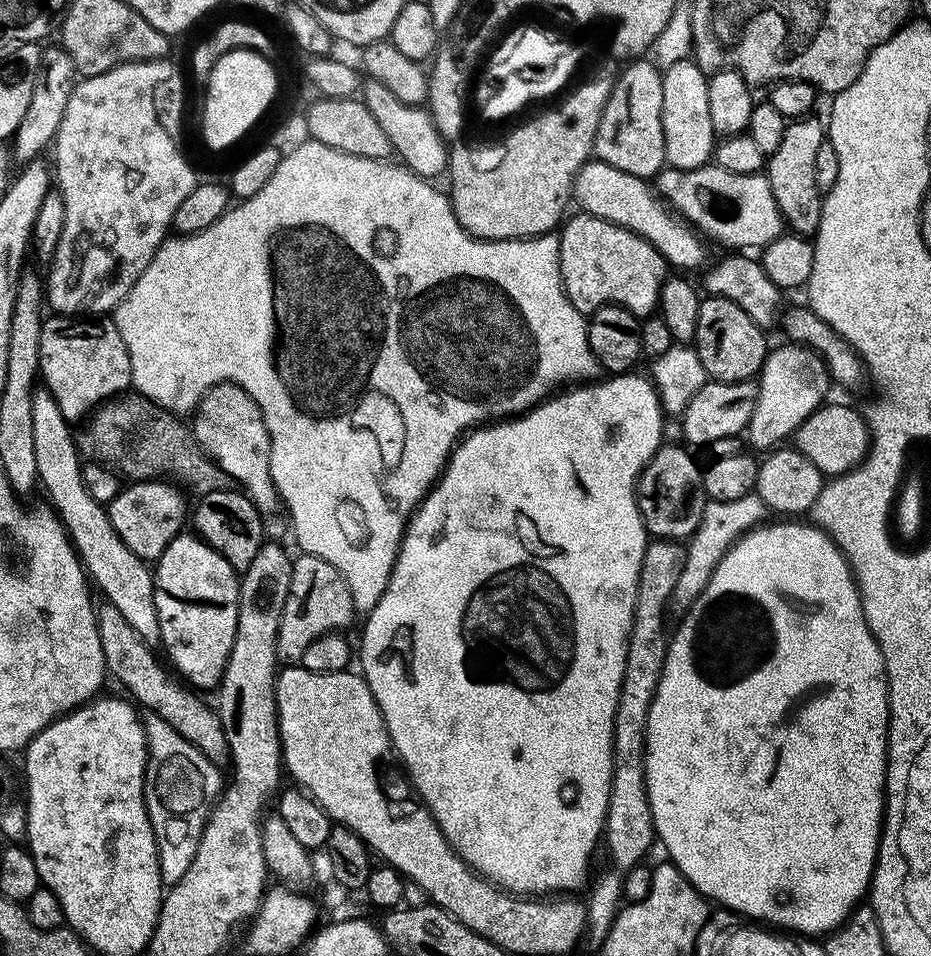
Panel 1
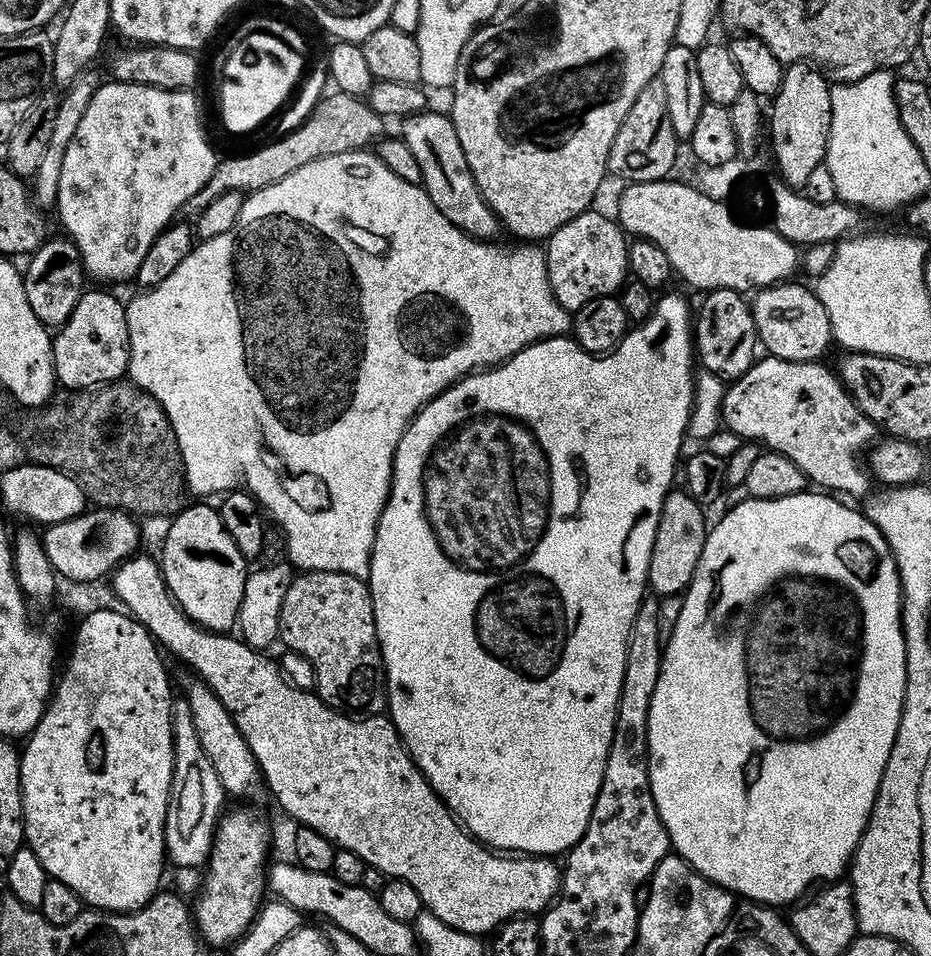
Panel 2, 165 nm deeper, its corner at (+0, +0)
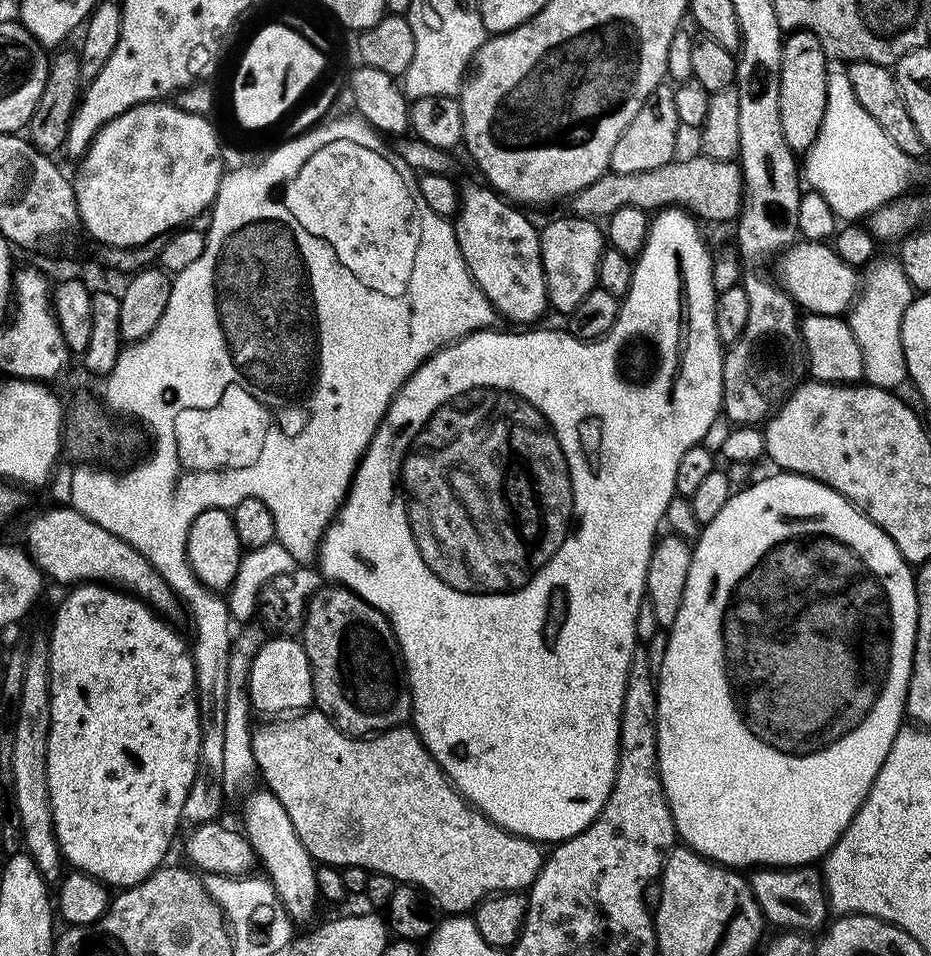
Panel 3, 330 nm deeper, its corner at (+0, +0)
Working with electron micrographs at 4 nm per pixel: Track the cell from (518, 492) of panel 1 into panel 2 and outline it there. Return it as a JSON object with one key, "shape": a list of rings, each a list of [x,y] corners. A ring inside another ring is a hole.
{"shape":[[[672,292],[669,296],[662,297],[661,300],[659,297],[652,305],[652,313],[629,330],[618,347],[613,348],[607,354],[587,352],[576,343],[575,339],[567,335],[551,336],[549,340],[538,340],[535,344],[526,346],[522,351],[514,353],[509,360],[489,367],[487,370],[477,370],[463,376],[461,380],[450,385],[445,392],[438,393],[429,404],[421,406],[420,411],[404,429],[402,438],[398,442],[392,463],[392,489],[388,491],[388,501],[384,503],[384,509],[376,527],[372,561],[366,577],[366,583],[372,589],[374,622],[384,659],[384,683],[388,685],[386,712],[393,726],[398,730],[404,749],[412,756],[412,761],[420,767],[421,774],[428,779],[428,784],[439,794],[442,803],[468,829],[471,836],[475,836],[489,849],[499,850],[504,854],[555,857],[556,852],[564,854],[569,848],[573,848],[582,838],[590,822],[590,814],[598,798],[598,790],[602,786],[602,774],[606,770],[606,758],[614,734],[616,707],[622,690],[622,678],[628,653],[628,635],[636,612],[640,609],[640,602],[646,595],[650,554],[654,546],[654,534],[658,530],[662,502],[673,487],[672,475],[675,472],[677,475],[678,472],[678,461],[681,459],[680,447],[683,446],[684,440],[686,441],[688,419],[693,410],[694,369],[692,370],[692,364],[694,368],[694,312],[693,309],[688,309],[687,302],[678,293]]]}

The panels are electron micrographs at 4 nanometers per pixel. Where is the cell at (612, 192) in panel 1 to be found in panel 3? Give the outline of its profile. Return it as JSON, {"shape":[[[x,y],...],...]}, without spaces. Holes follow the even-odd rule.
{"shape":[[[801,239],[779,257],[779,264],[780,287],[792,295],[792,299],[805,313],[813,316],[818,314],[844,316],[851,309],[862,284],[857,269],[842,262],[835,247],[828,242]]]}

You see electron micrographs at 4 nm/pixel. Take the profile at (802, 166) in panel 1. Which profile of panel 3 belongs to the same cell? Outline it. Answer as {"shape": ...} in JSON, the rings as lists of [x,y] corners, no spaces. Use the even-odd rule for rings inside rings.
{"shape":[[[789,31],[783,37],[783,41],[780,71],[782,135],[786,138],[786,146],[790,146],[792,152],[804,154],[810,146],[814,146],[818,138],[818,130],[822,128],[822,118],[826,114],[830,57],[820,47],[818,38],[809,32]]]}

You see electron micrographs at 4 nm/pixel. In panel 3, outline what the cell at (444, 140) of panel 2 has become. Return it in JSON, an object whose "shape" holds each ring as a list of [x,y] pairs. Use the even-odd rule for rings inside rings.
{"shape":[[[480,184],[460,188],[460,211],[454,217],[458,250],[462,250],[474,282],[503,319],[513,320],[516,326],[535,325],[550,308],[537,225],[532,225],[517,205]]]}

